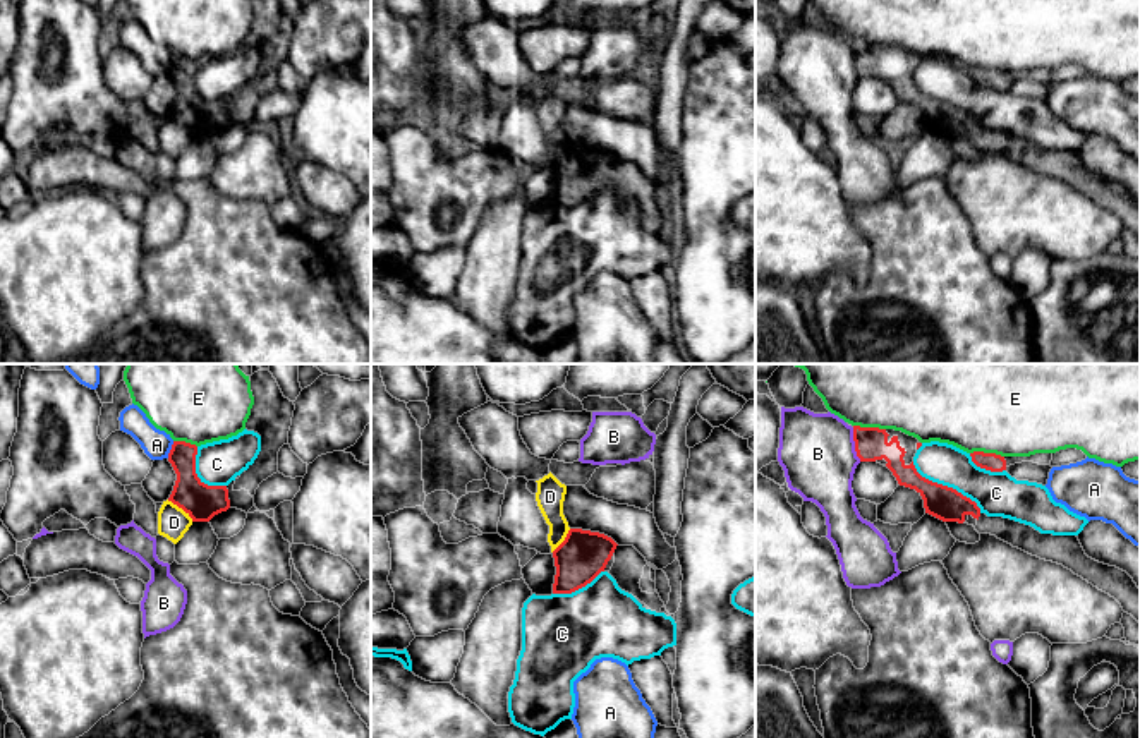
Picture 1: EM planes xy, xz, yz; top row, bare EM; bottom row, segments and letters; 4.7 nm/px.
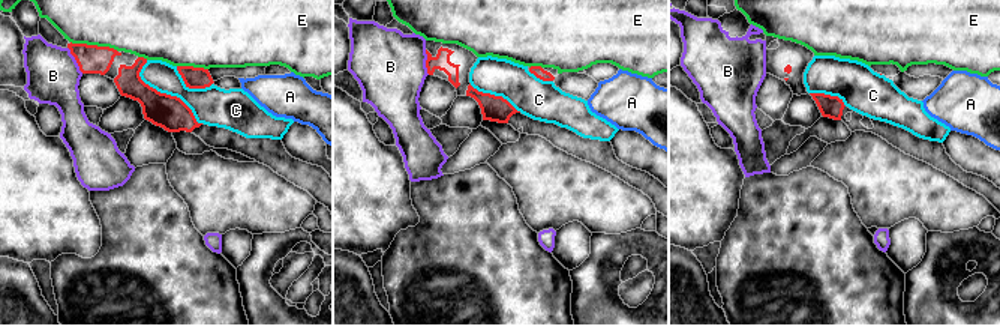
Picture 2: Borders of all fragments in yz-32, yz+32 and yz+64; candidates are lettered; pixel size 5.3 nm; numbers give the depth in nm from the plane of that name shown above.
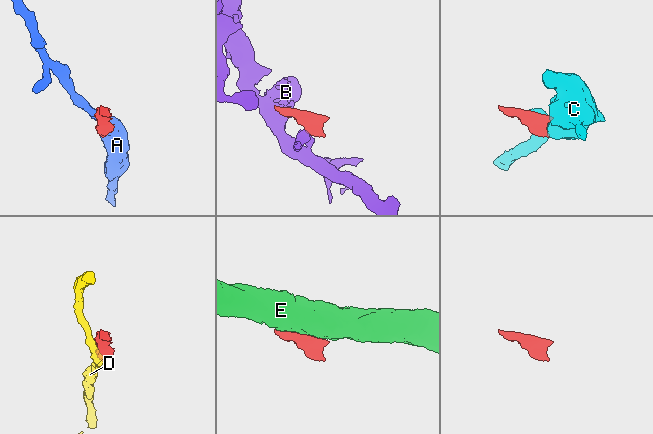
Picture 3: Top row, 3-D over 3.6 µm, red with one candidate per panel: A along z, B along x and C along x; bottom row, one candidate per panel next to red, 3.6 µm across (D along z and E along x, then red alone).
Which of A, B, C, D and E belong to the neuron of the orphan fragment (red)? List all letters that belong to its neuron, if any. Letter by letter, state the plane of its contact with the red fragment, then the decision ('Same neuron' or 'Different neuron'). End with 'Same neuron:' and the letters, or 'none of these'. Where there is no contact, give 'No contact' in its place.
A: Touches red in xy. Different neuron
B: Touches red in yz. Different neuron
C: Touches red in yz. Different neuron
D: Touches red in xy. Different neuron
E: Touches red in yz. Different neuron
Same neuron: none of these

